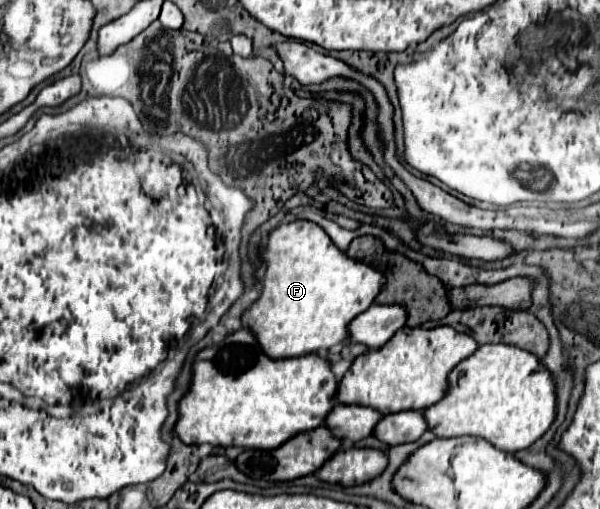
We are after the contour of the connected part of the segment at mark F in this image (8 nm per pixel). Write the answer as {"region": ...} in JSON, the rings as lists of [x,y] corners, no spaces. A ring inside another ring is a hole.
{"region":[[[310,221],[282,223],[274,231],[270,231],[266,247],[260,249],[260,259],[266,265],[262,291],[260,297],[242,313],[242,327],[248,327],[250,333],[258,337],[262,351],[274,359],[300,357],[320,349],[326,351],[336,343],[348,341],[346,325],[374,303],[374,297],[384,285],[384,277],[376,269],[350,259],[330,241],[330,237],[318,225]]]}

